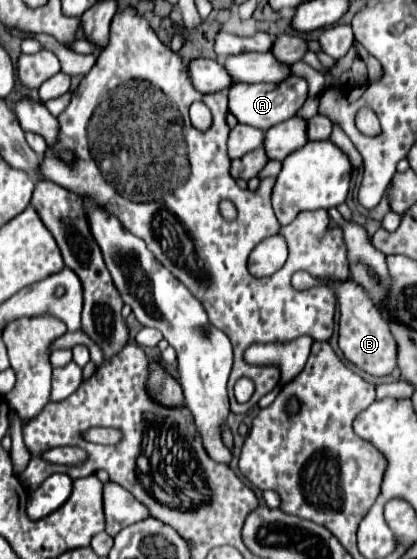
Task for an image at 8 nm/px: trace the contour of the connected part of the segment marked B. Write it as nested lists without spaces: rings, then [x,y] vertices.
[[[346,279],[346,281],[332,281],[330,289],[334,291],[340,307],[340,321],[338,321],[338,331],[340,331],[340,349],[348,361],[352,361],[358,369],[370,373],[370,375],[388,375],[396,369],[396,341],[380,315],[380,311],[372,305],[370,297],[366,291]]]

